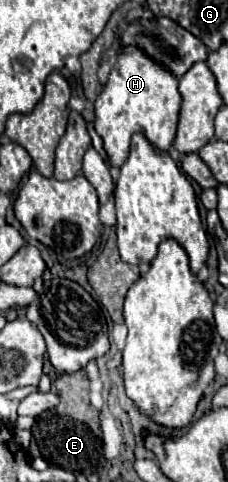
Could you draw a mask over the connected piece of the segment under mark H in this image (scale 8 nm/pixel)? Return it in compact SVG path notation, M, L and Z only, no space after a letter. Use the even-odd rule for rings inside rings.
M135 45L123 49L117 57L117 65L111 69L109 79L95 101L95 129L103 137L109 163L119 167L129 155L129 143L133 133L143 133L159 151L167 151L175 139L177 121L181 109L179 81L161 63L153 61L147 53L141 53Z

